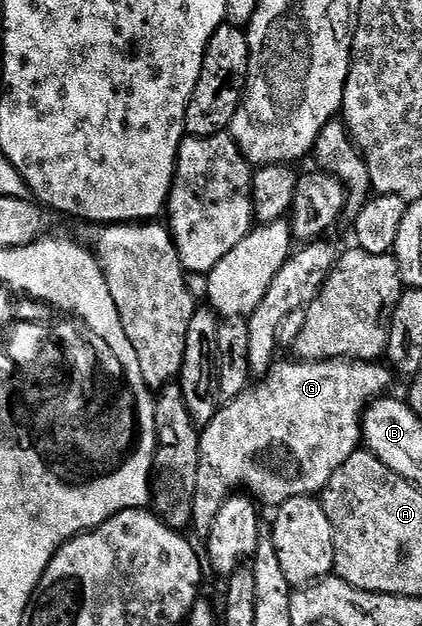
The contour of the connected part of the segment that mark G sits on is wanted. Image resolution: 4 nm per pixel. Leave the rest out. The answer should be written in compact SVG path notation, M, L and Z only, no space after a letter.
M326 359L323 363L310 363L307 361L291 362L283 363L283 361L277 361L273 363L272 370L263 376L262 381L257 382L260 383L257 387L256 384L249 386L248 390L243 391L237 399L223 404L220 411L214 417L214 421L210 421L202 428L200 432L198 485L194 489L194 513L192 514L192 527L195 530L198 529L201 533L209 532L218 517L218 509L222 509L224 502L231 495L237 494L241 489L251 495L253 500L259 501L261 504L263 504L262 502L269 503L269 508L272 509L299 495L315 496L317 493L323 492L325 485L330 481L330 477L334 477L336 470L361 446L362 416L364 410L368 408L369 403L373 399L381 398L387 392L384 390L391 385L392 379L394 380L393 372L380 361L369 361L367 359Z

